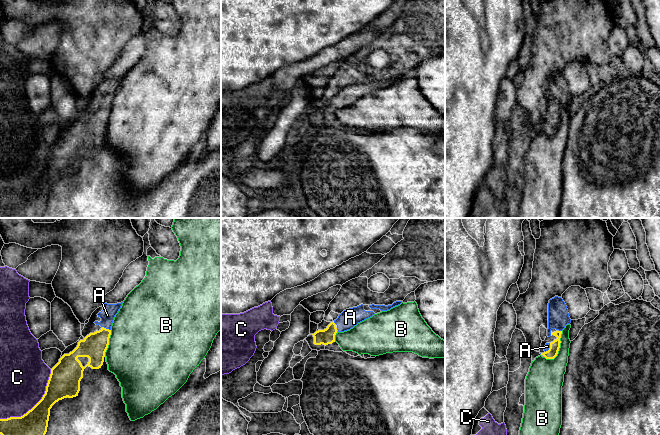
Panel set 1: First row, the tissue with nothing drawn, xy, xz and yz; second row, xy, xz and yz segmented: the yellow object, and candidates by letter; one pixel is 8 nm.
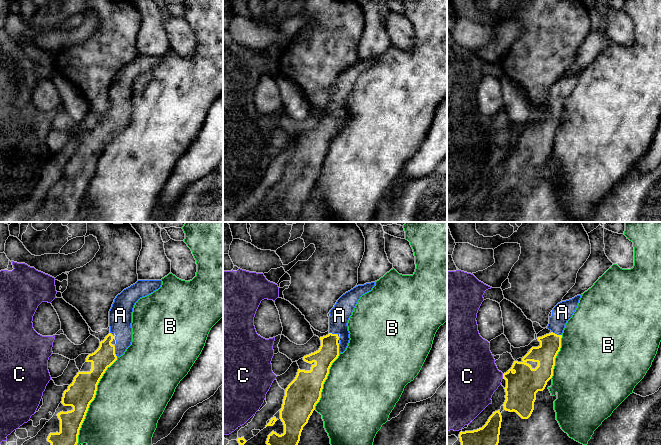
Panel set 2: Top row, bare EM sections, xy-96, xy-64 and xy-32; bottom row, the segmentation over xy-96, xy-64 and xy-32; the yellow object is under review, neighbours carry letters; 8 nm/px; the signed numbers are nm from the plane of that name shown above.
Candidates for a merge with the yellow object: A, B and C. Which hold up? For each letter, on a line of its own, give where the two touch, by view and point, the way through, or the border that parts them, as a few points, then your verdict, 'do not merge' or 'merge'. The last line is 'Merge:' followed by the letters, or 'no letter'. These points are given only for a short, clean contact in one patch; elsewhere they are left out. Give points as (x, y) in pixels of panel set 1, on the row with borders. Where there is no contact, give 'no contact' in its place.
A: meets yellow in xy at (105, 328); runs through xy (94, 345), (104, 334), (105, 328), (107, 315); merge
B: meets yellow in yz at (559, 347); do not merge
C: meets yellow in xy at (36, 404); do not merge
Merge: A

